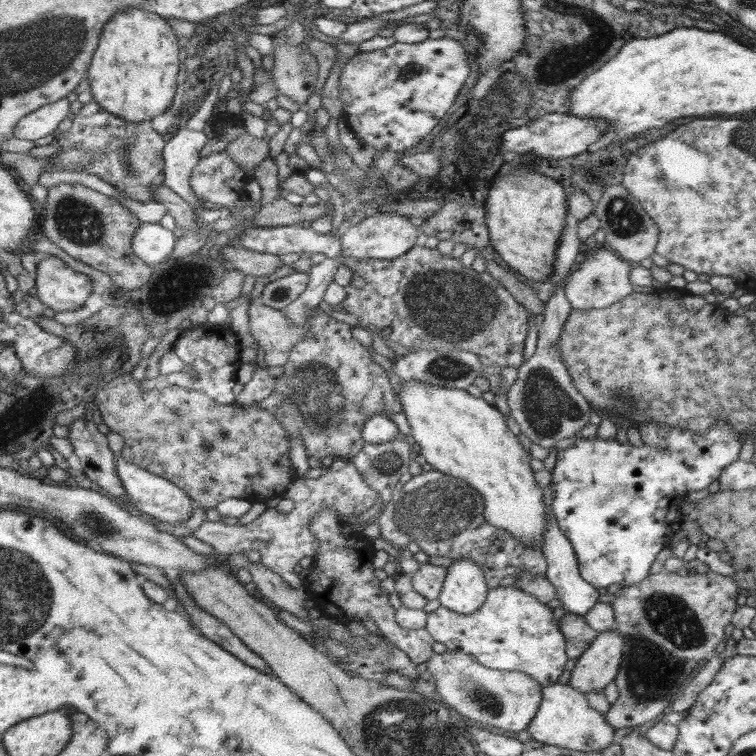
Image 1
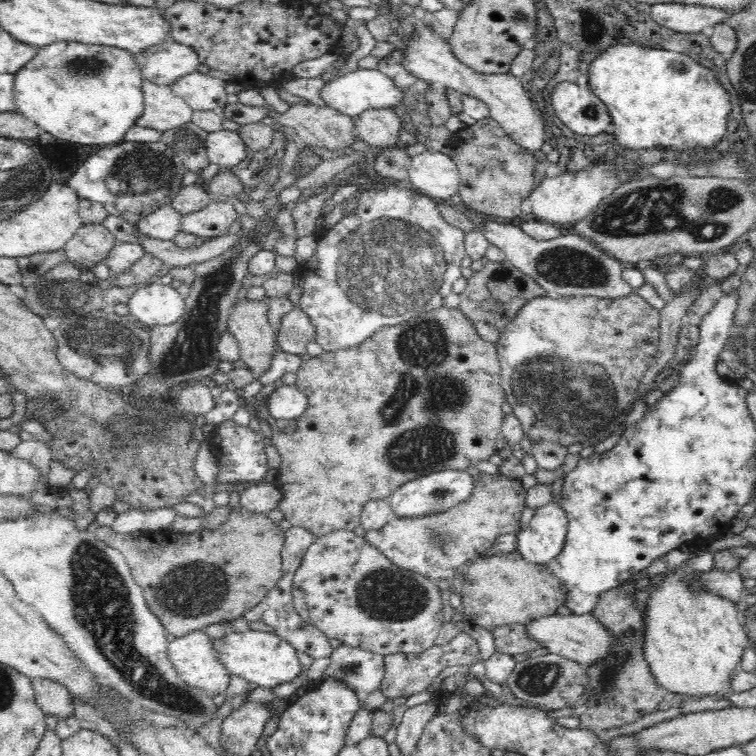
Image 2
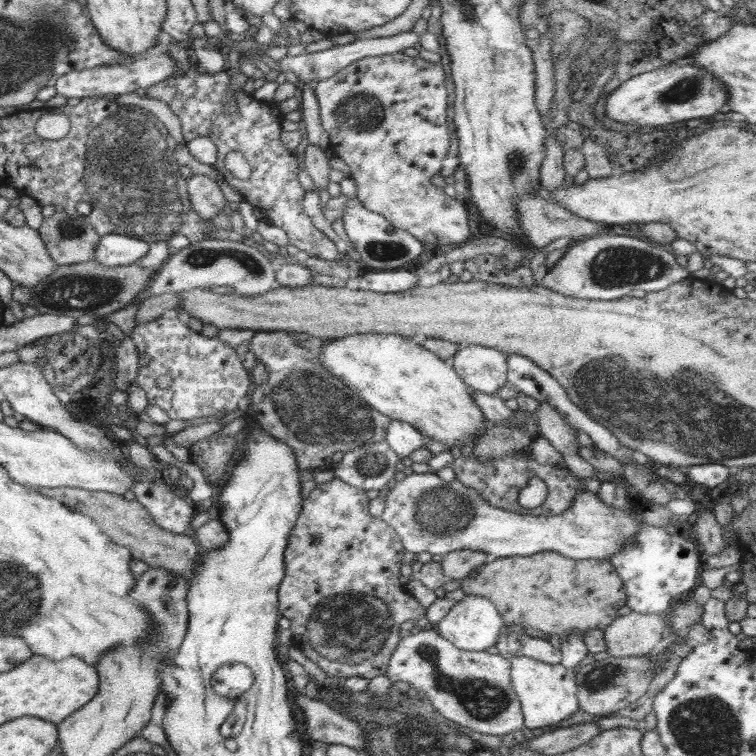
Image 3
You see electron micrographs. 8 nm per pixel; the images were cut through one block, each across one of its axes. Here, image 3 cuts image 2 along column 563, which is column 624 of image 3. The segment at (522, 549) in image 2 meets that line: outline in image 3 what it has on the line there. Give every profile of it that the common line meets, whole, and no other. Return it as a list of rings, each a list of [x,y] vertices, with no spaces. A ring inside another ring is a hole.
[[[436,472],[412,473],[406,475],[403,480],[396,481],[392,491],[385,496],[385,507],[379,520],[388,523],[398,533],[406,552],[416,555],[430,552],[432,555],[442,556],[457,550],[480,550],[496,558],[525,557],[543,551],[554,551],[577,561],[604,560],[620,552],[628,544],[628,540],[632,540],[634,534],[640,530],[640,521],[636,521],[634,511],[612,507],[591,491],[580,490],[576,498],[572,498],[572,506],[562,514],[523,515],[496,508],[488,504],[476,490],[464,486],[456,479],[448,483],[436,475]]]

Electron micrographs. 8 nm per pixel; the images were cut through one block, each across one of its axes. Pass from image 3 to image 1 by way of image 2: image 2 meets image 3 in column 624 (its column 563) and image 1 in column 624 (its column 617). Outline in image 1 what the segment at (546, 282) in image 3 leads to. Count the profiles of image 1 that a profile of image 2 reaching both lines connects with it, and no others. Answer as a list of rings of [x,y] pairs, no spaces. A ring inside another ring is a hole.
[[[598,245],[592,251],[586,252],[585,257],[584,262],[578,264],[578,269],[570,274],[564,286],[566,298],[573,309],[606,308],[634,292],[630,271],[635,265],[620,259],[616,252],[606,245]]]

